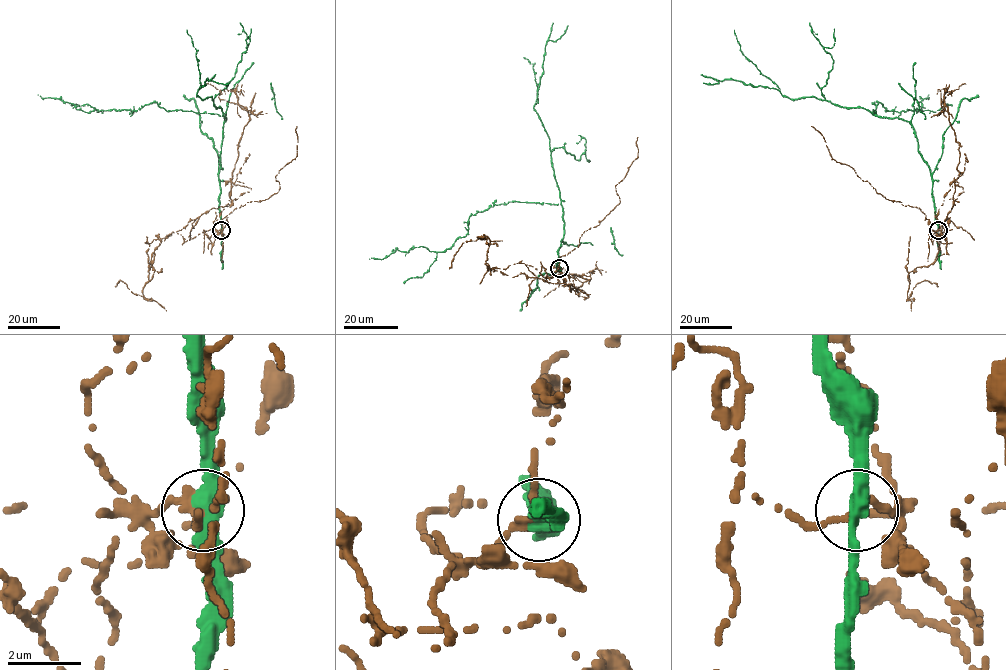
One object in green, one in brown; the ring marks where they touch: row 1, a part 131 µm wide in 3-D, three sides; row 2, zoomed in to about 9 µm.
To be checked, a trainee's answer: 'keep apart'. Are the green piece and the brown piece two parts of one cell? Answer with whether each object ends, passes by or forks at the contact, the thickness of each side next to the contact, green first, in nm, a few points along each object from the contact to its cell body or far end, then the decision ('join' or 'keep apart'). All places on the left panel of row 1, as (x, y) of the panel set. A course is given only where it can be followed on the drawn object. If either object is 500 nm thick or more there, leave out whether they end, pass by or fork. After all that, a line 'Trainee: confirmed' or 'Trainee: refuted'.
green passes by; brown passes by; calibres 400 and 240 nm; course green (221, 231), (218, 173), (225, 117), (167, 111), (156, 102), (133, 112), (87, 112), (37, 95); course brown (221, 231), (212, 244), (205, 234), (189, 236), (200, 215), (231, 205), (248, 112), (206, 83); keep apart
Trainee: confirmed

